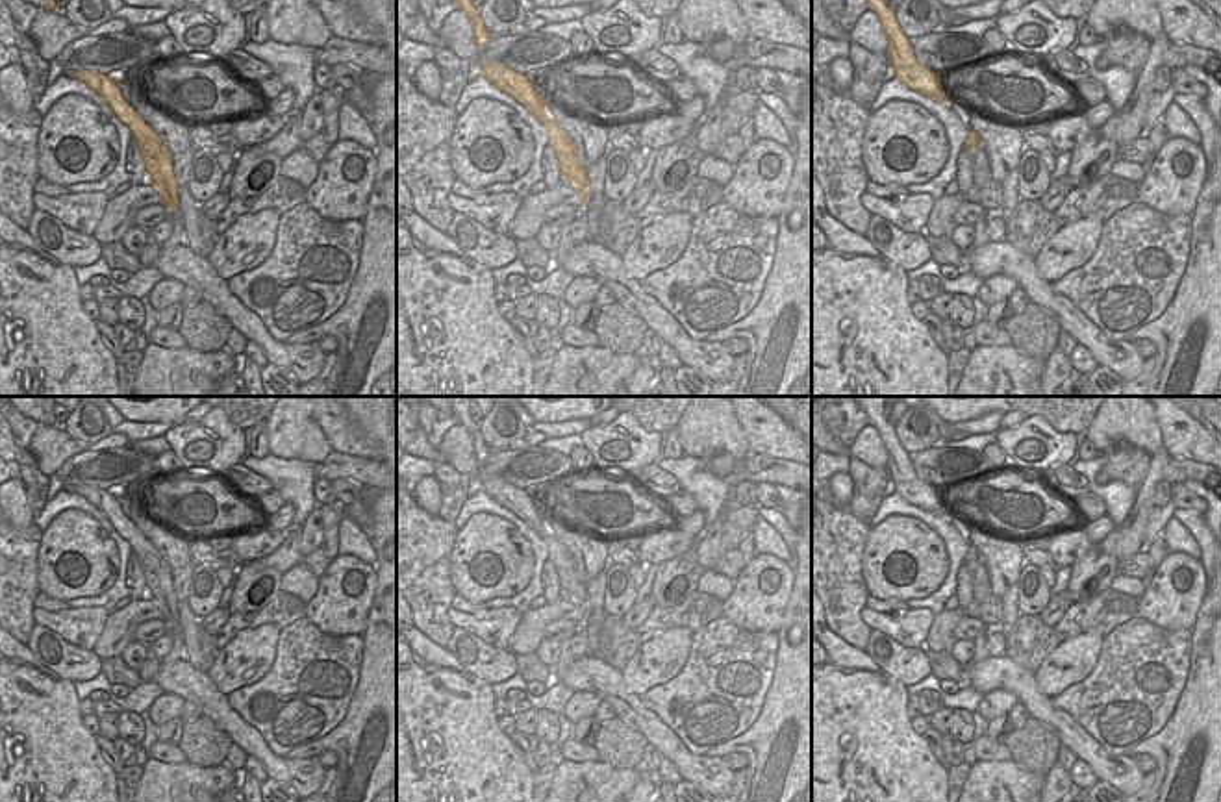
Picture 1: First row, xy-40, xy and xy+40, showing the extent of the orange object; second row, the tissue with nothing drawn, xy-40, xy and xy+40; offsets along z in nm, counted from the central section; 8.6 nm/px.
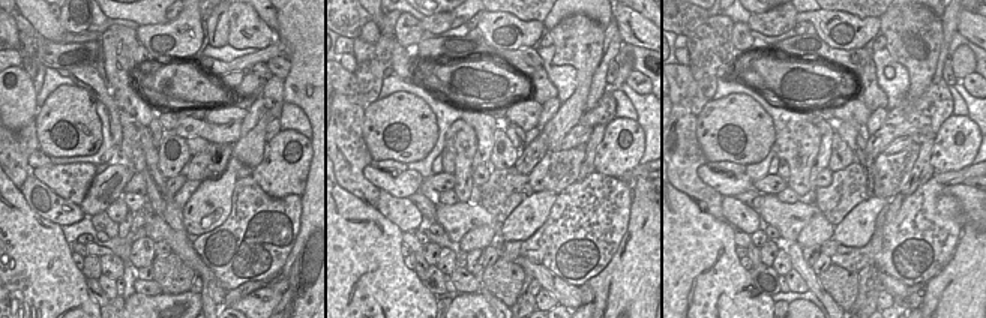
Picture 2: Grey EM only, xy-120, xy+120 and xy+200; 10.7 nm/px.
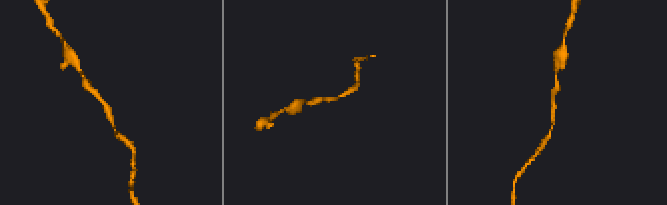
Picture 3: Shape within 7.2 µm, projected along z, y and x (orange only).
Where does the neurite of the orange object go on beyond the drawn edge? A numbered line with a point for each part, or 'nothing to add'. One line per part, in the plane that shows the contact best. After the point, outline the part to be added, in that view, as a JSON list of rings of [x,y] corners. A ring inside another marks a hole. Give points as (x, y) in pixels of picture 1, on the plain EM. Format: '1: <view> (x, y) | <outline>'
nothing to add

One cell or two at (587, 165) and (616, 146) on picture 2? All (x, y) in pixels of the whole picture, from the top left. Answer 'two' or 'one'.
two

